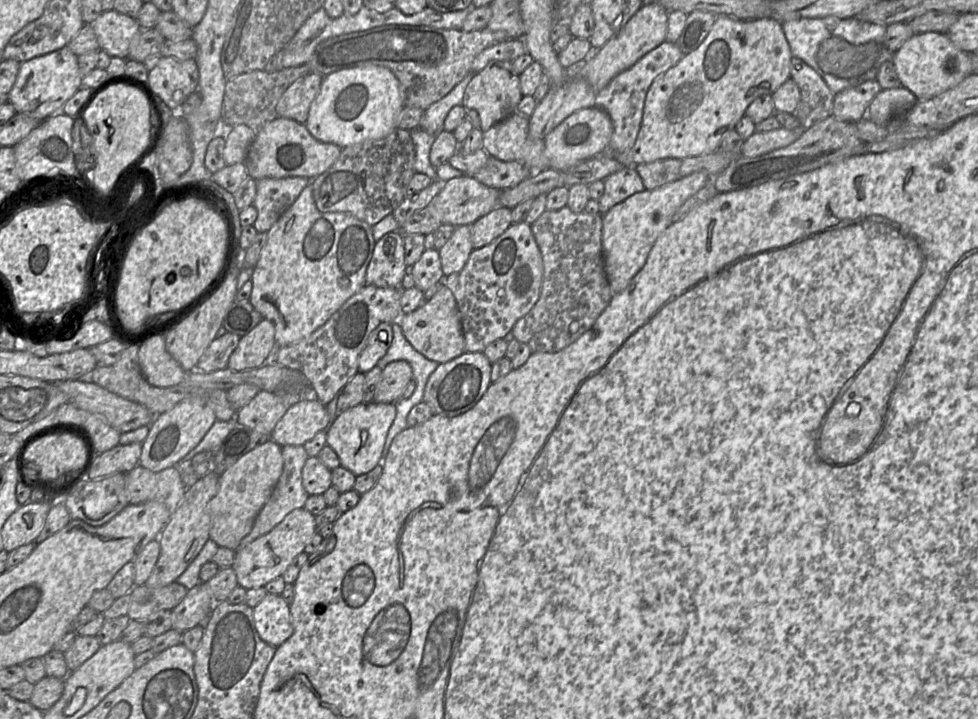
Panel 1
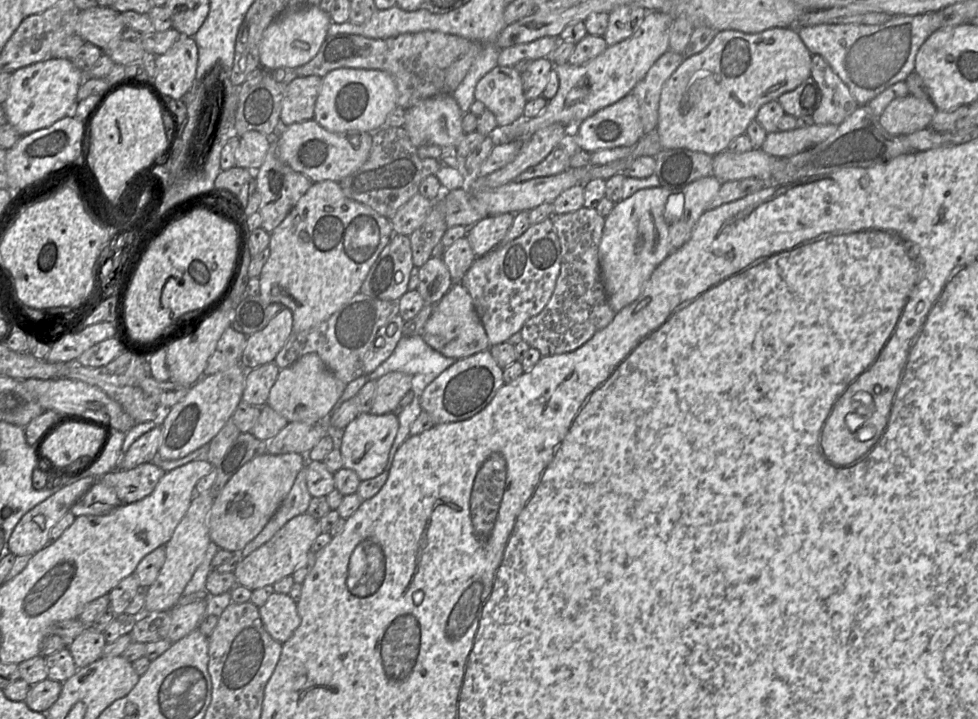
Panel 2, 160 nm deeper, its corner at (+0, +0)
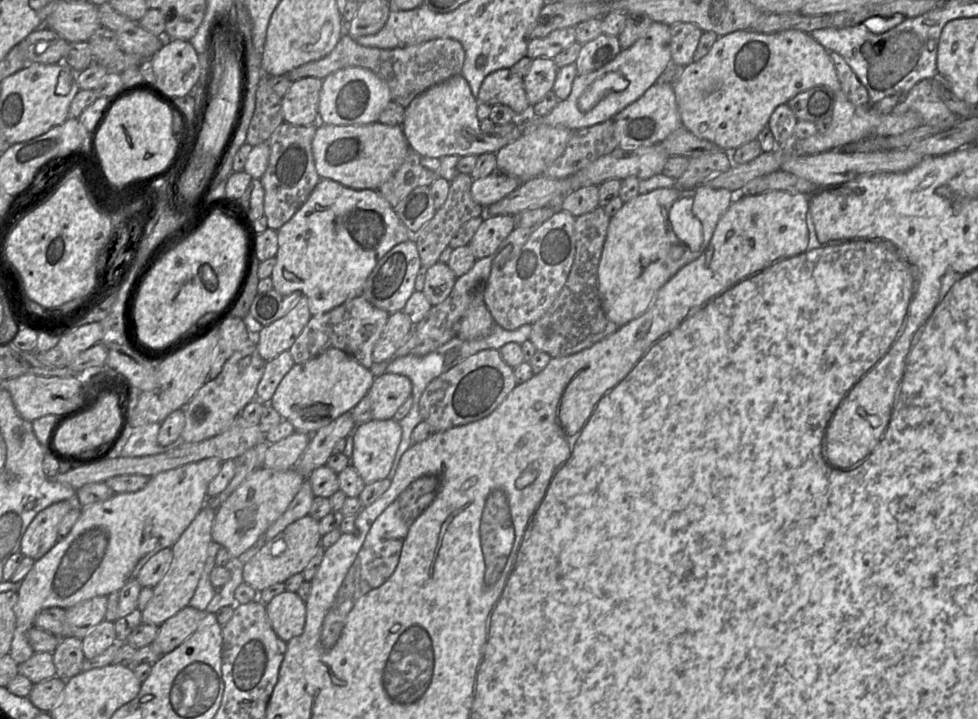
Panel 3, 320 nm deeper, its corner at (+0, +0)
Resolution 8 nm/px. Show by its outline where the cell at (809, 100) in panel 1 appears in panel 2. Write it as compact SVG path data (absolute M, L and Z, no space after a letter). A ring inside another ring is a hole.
M812 55L811 78L822 94L820 106L811 116L814 124L838 126L859 107L847 85L819 55Z

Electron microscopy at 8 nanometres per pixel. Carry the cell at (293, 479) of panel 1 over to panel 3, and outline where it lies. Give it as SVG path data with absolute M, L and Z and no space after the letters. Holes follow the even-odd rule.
M308 479L304 481L301 489L293 498L286 511L264 533L265 541L270 541L282 532L289 524L309 514L314 494Z

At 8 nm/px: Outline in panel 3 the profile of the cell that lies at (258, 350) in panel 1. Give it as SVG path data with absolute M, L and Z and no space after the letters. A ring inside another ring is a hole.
M302 296L282 318L264 326L254 335L261 357L270 361L282 352L288 351L311 317L308 299Z

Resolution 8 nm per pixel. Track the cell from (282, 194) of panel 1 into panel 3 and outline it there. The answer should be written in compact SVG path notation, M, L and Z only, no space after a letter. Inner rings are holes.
M284 121L268 140L270 156L267 169L260 180L264 187L264 216L270 229L279 230L287 223L321 179L312 153L312 140L321 124L323 123L317 121L308 126L294 126Z

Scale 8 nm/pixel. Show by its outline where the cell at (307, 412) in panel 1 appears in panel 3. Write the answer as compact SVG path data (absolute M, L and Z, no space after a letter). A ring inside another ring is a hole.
M295 431L290 436L270 444L263 467L279 471L296 468L310 438L311 434Z

